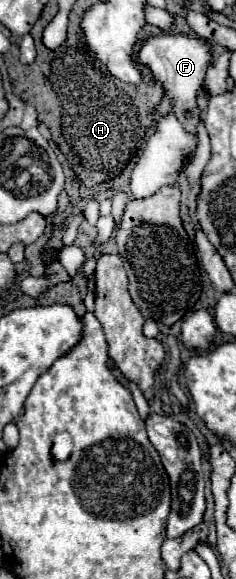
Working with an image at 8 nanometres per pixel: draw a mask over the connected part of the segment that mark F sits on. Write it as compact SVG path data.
M160 33L148 37L138 53L136 63L144 65L152 73L152 81L160 83L164 89L164 95L170 99L170 111L176 115L176 119L182 123L184 131L190 135L196 135L196 127L200 123L200 107L198 107L198 91L206 89L206 71L212 65L212 47L208 41L184 33Z

